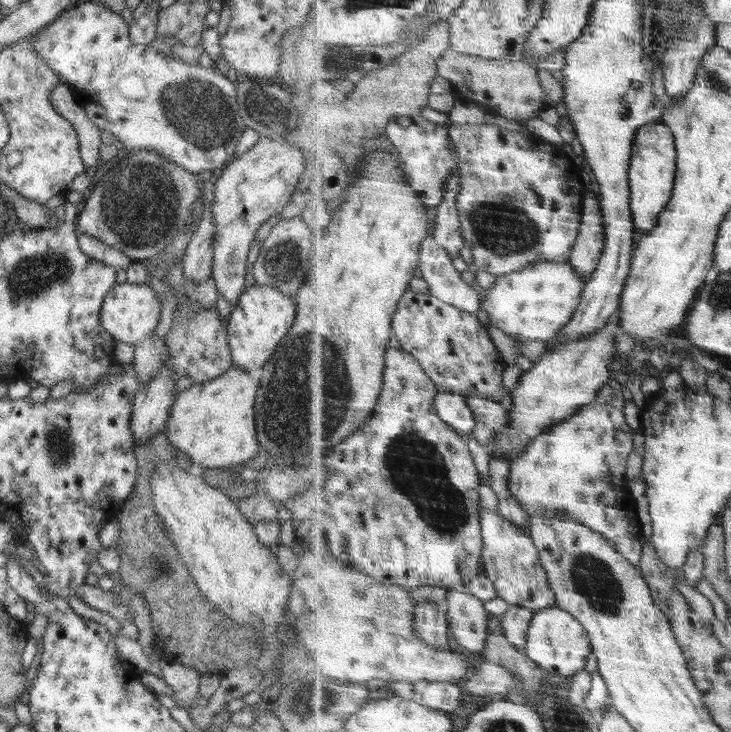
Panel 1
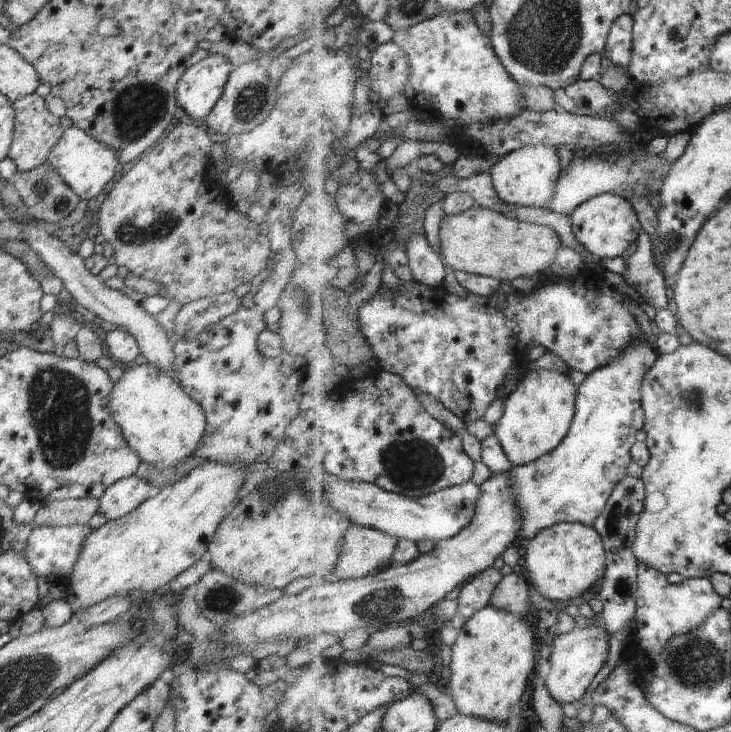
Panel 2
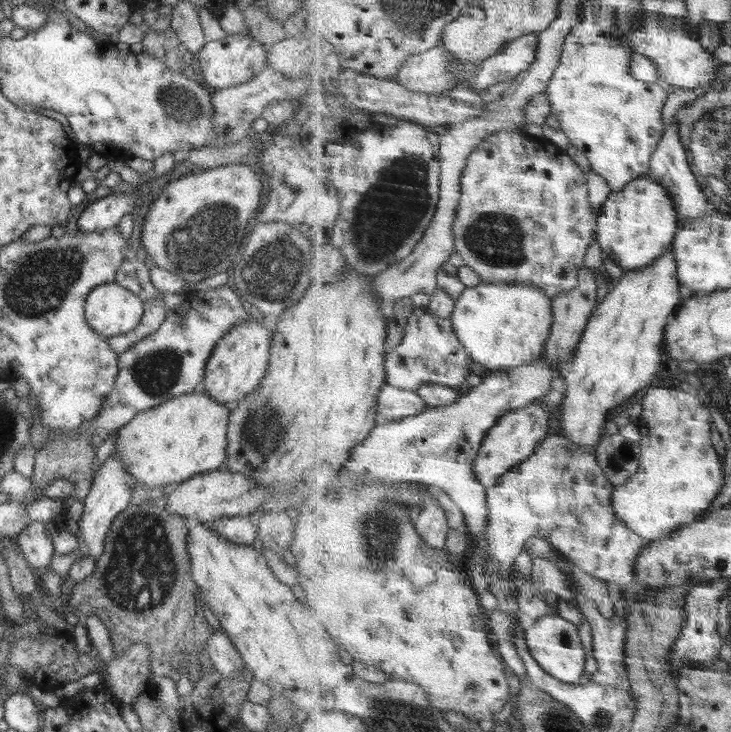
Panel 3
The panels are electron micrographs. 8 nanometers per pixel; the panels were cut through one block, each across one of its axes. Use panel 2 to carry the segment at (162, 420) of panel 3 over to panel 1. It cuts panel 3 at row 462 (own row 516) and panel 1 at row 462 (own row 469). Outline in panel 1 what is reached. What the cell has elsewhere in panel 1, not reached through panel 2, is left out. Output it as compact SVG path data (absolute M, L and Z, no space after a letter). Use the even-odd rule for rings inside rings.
M235 364L224 374L203 383L194 383L177 395L165 423L172 446L192 460L192 468L226 468L242 465L260 450L256 440L256 398L260 381L252 371Z

